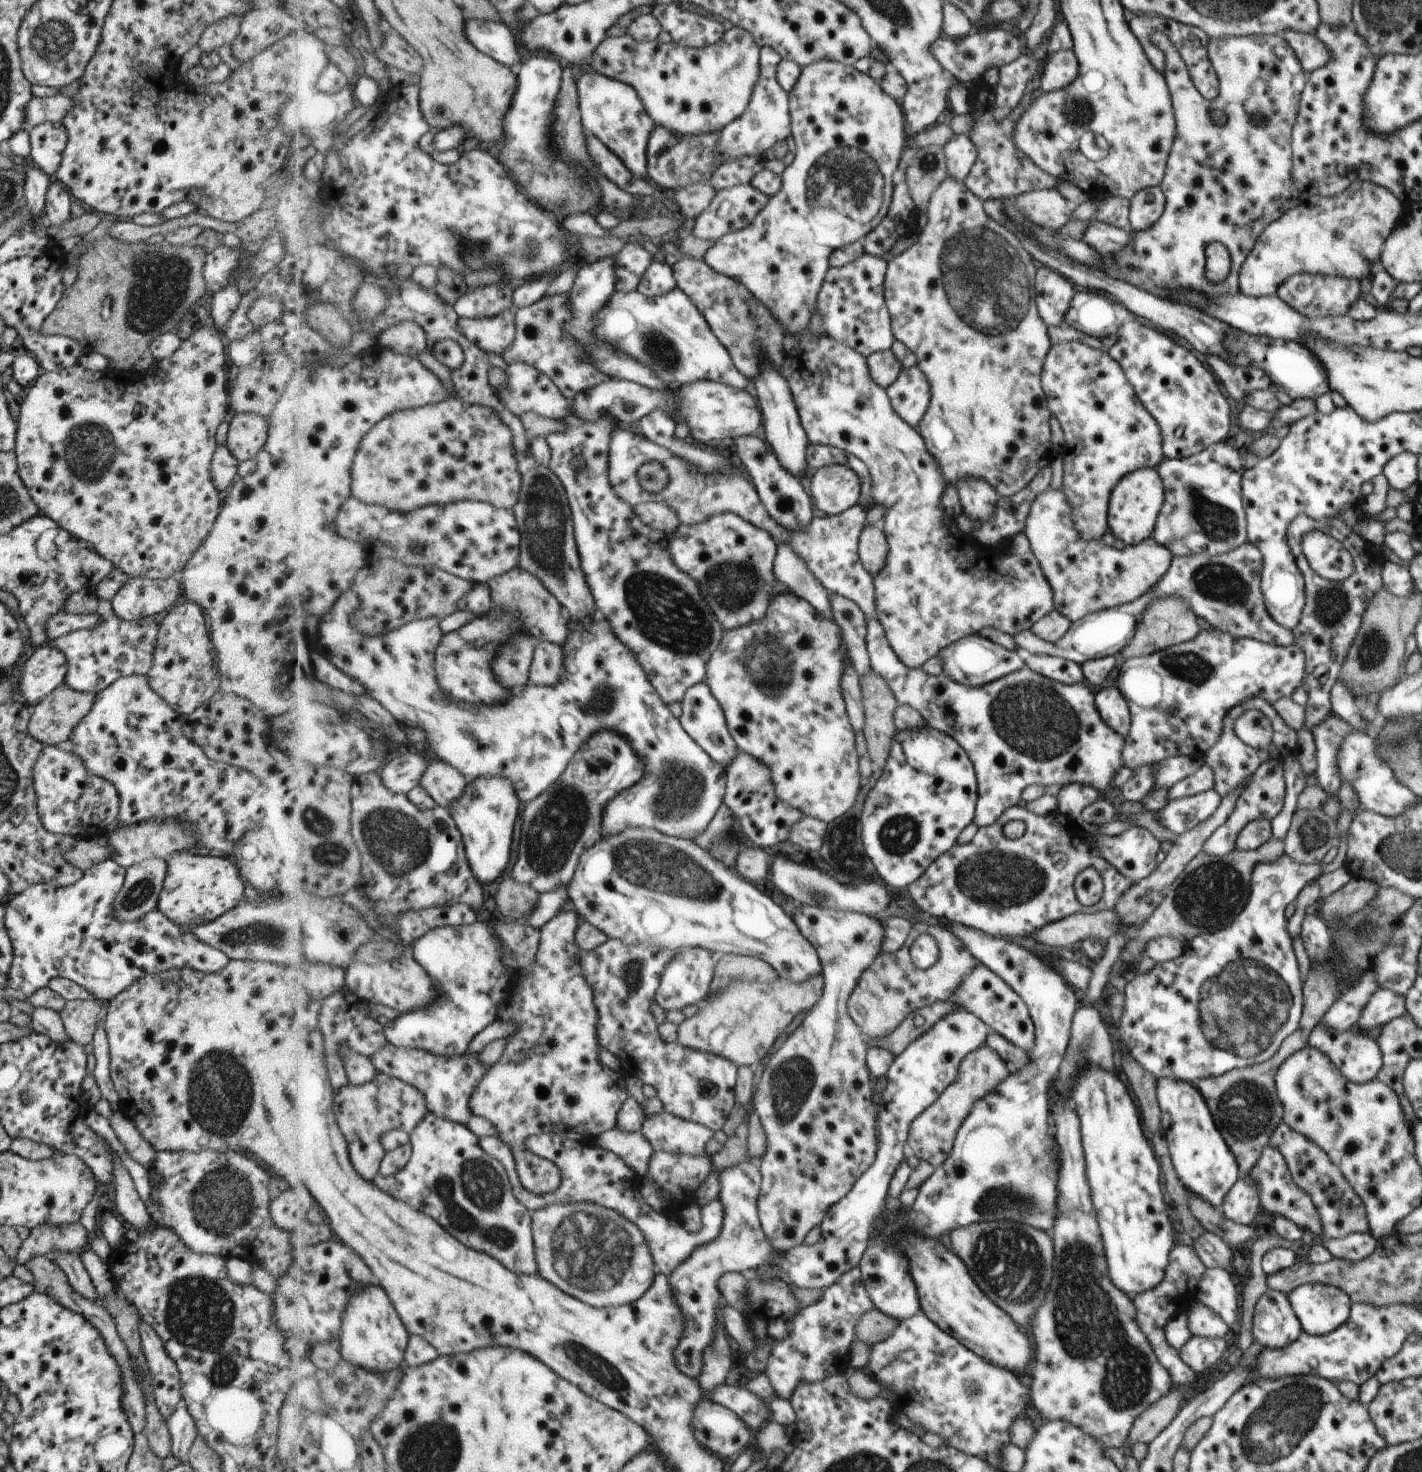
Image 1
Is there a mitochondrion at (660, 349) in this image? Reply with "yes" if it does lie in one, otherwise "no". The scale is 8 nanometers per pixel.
yes

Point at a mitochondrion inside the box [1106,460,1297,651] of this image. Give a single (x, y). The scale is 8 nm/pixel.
(1221, 583)

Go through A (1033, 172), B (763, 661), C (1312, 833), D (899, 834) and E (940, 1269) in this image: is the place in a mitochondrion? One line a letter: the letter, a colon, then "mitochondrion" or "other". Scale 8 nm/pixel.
A: other
B: mitochondrion
C: mitochondrion
D: mitochondrion
E: other

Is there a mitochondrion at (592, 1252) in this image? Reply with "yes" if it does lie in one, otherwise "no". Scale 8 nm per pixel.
yes

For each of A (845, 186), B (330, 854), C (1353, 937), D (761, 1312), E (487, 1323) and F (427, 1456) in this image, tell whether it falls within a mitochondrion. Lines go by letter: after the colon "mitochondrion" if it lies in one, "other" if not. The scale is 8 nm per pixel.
A: mitochondrion
B: mitochondrion
C: mitochondrion
D: other
E: other
F: mitochondrion

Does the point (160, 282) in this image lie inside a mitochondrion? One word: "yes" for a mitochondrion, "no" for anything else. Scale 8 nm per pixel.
yes

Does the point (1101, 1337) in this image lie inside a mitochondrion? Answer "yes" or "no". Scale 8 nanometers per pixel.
yes

